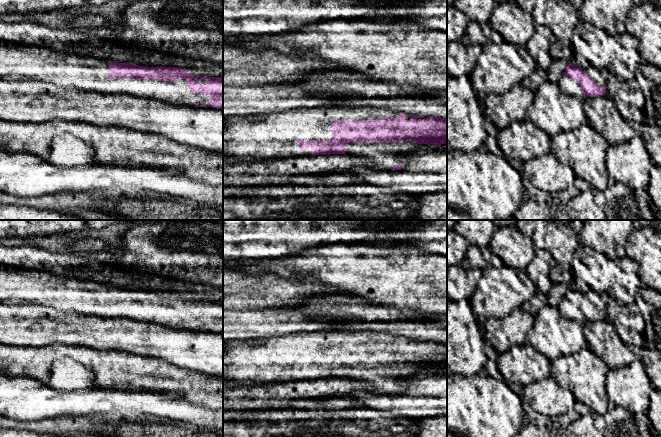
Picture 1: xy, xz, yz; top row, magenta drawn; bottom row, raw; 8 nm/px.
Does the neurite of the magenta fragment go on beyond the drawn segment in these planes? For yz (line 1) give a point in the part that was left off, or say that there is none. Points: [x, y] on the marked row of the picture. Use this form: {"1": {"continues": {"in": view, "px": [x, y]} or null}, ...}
{"1": {"continues": {"in": "yz", "px": [566, 84]}}}

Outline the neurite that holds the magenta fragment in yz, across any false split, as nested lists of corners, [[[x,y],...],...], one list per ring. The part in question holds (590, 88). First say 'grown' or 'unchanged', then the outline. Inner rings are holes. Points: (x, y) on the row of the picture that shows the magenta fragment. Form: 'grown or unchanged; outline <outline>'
grown; outline [[[568,64],[563,76],[558,81],[560,90],[579,98],[600,97],[606,95],[606,87],[596,83],[581,67]]]

